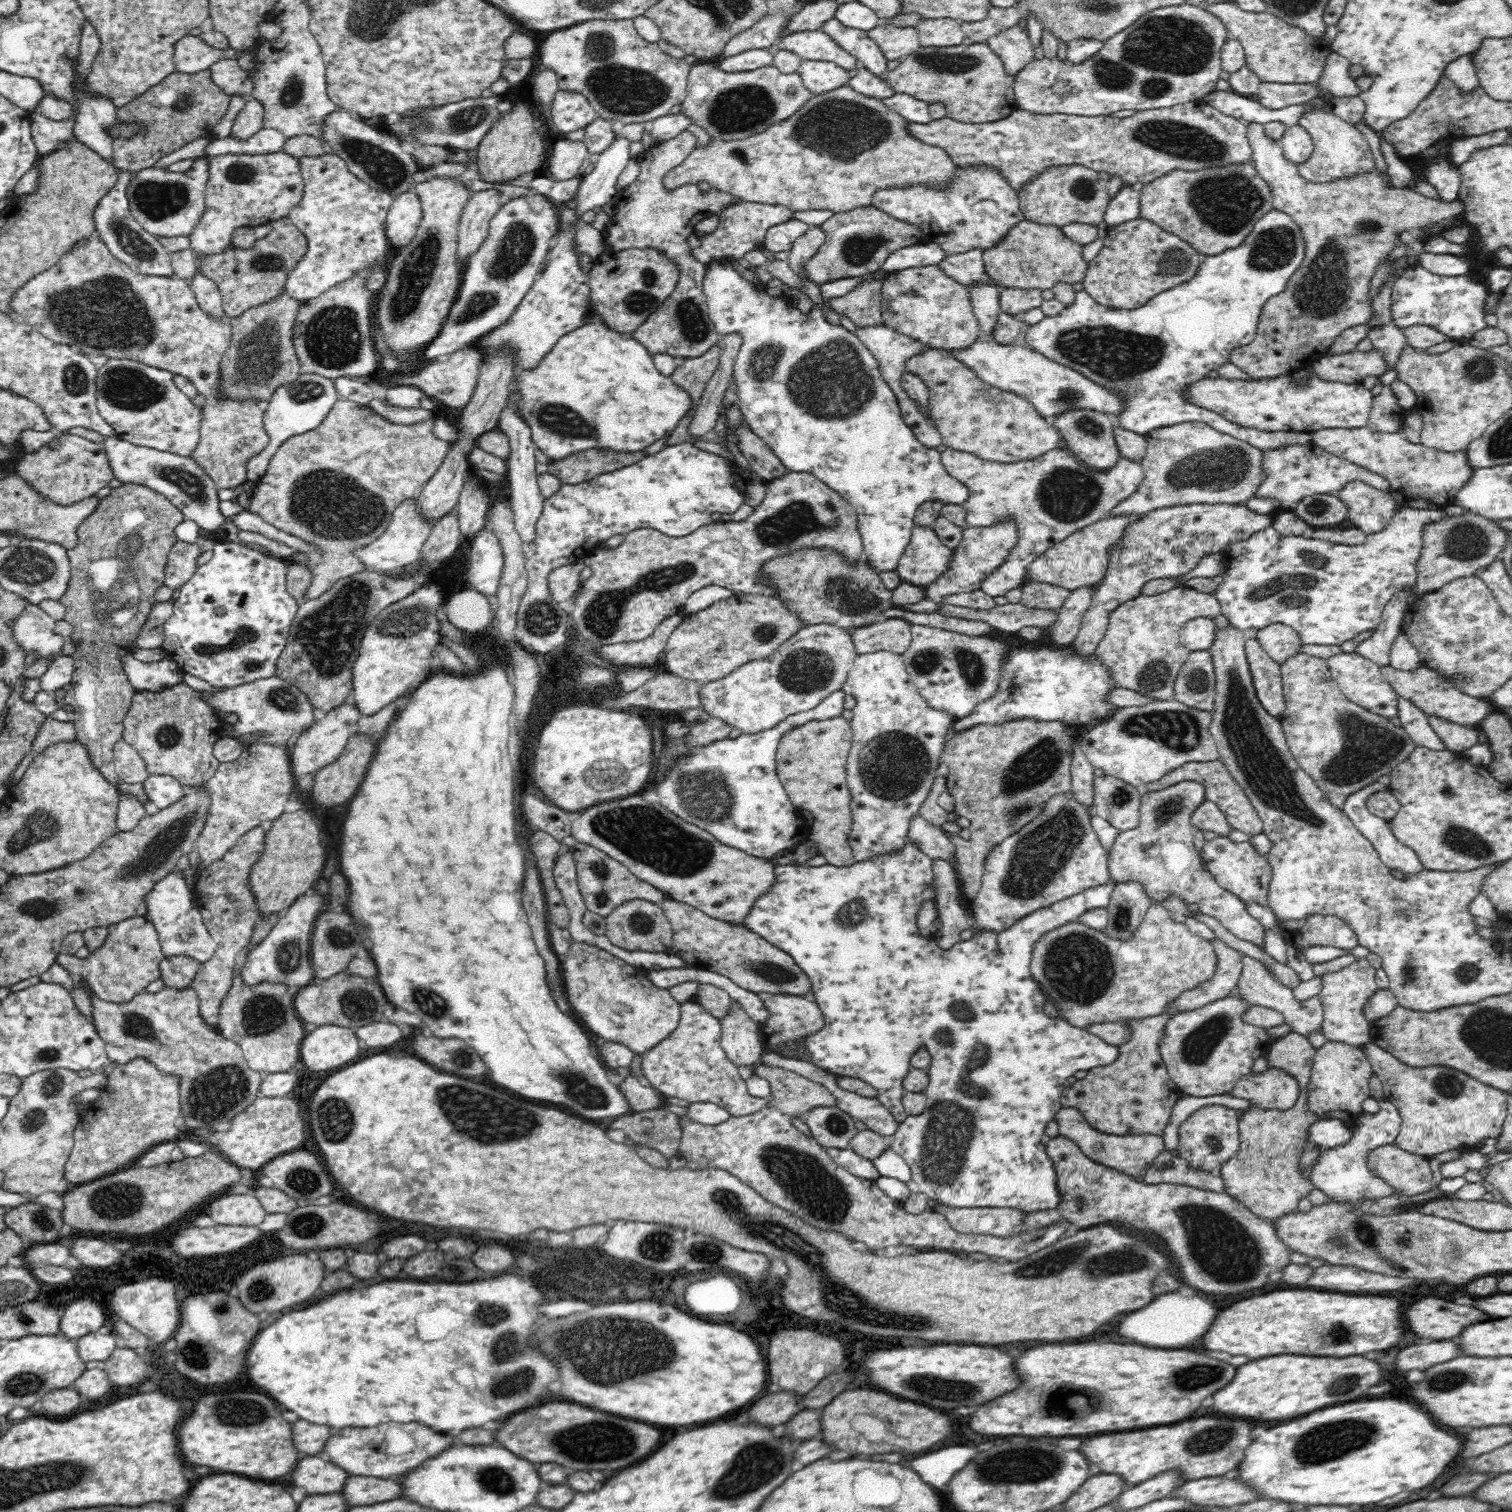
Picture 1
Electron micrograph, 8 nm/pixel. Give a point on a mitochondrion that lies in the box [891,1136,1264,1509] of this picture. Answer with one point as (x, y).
(1129, 1258)

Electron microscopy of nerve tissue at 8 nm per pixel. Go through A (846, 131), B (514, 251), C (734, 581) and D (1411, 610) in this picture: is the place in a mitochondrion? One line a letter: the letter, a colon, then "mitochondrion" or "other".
A: mitochondrion
B: mitochondrion
C: other
D: other

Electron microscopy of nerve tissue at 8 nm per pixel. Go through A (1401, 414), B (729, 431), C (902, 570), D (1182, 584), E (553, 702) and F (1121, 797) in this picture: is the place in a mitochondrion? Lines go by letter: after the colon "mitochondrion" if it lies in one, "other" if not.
A: other
B: other
C: other
D: other
E: other
F: mitochondrion

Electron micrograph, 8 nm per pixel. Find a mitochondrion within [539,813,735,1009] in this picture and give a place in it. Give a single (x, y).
(599, 870)

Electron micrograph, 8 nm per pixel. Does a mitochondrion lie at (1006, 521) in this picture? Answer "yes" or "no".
no

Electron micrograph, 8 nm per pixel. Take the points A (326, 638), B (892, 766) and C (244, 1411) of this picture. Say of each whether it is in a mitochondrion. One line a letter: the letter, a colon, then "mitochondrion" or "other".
A: mitochondrion
B: mitochondrion
C: mitochondrion

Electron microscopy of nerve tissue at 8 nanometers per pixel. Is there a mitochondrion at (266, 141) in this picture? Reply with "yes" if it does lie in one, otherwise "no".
no

